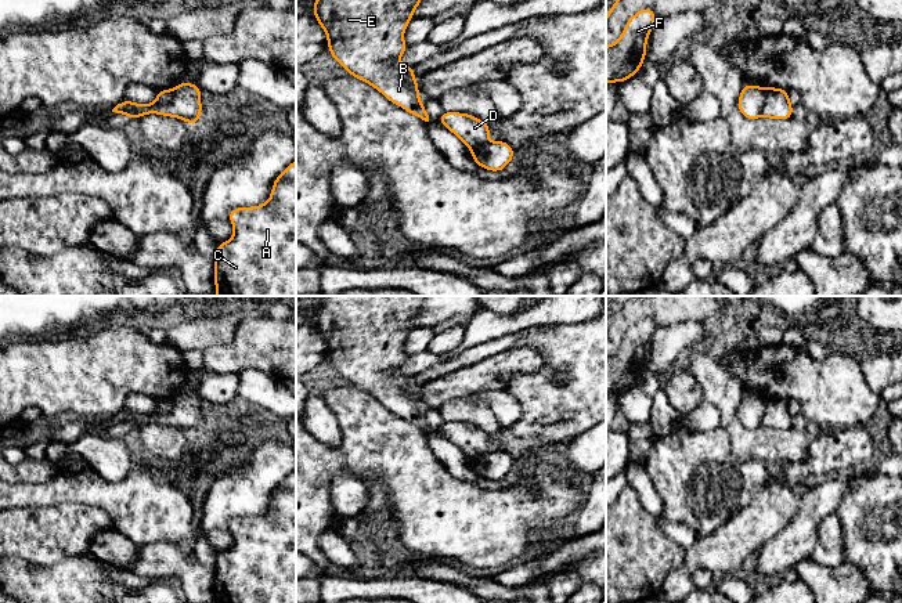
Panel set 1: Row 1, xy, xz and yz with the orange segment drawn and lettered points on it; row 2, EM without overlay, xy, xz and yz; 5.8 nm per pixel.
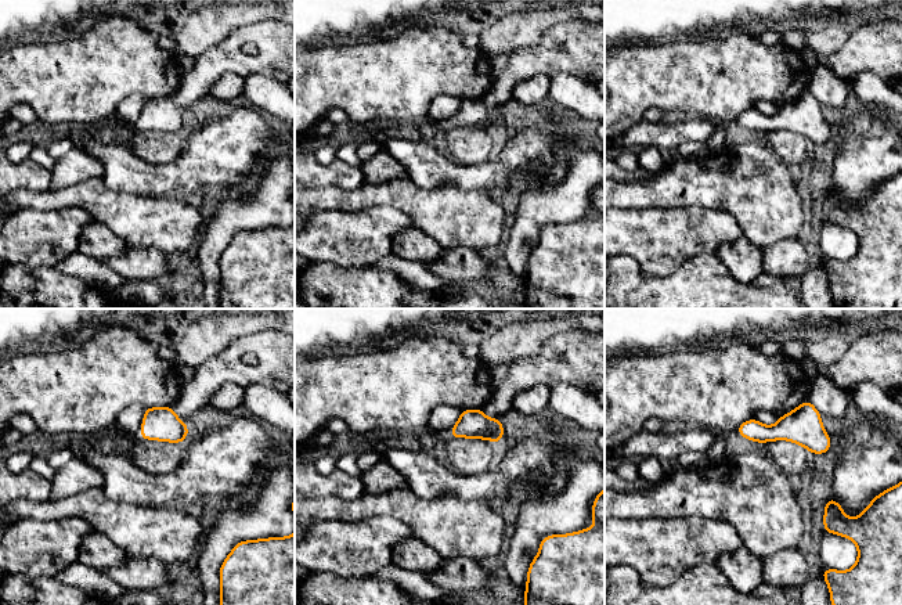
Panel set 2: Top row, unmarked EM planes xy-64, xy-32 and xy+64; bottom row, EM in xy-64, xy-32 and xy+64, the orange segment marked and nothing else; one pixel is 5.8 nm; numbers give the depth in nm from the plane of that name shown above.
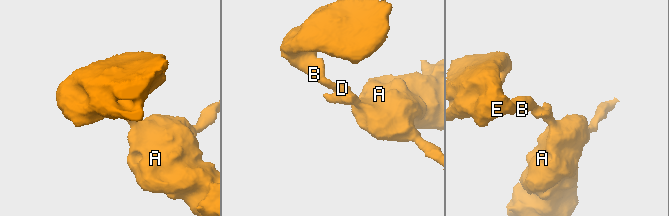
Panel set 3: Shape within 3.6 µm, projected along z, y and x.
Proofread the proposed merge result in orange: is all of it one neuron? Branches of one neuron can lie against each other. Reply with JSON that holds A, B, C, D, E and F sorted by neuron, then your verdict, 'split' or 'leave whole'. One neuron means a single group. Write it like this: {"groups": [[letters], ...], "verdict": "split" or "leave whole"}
{"groups": [["A", "C"], ["B", "D", "E", "F"]], "verdict": "split"}

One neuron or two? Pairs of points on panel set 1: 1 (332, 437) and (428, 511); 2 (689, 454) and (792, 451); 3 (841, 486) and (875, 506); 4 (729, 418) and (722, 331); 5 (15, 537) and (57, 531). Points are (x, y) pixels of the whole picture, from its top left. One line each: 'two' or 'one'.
1: two
2: two
3: two
4: two
5: one

